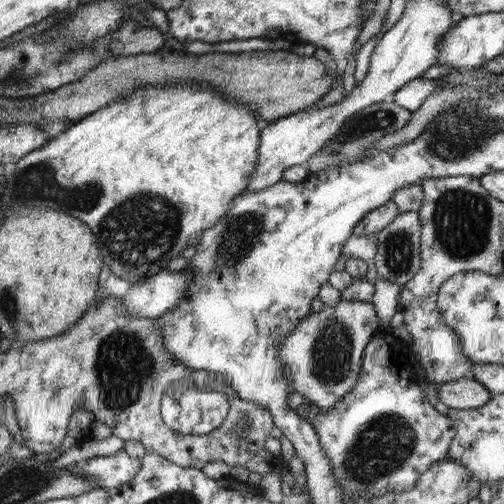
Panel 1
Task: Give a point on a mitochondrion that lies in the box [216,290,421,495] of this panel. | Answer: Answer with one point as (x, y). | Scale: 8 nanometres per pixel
(385, 445)

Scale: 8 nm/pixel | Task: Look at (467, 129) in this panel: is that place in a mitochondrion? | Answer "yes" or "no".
yes

